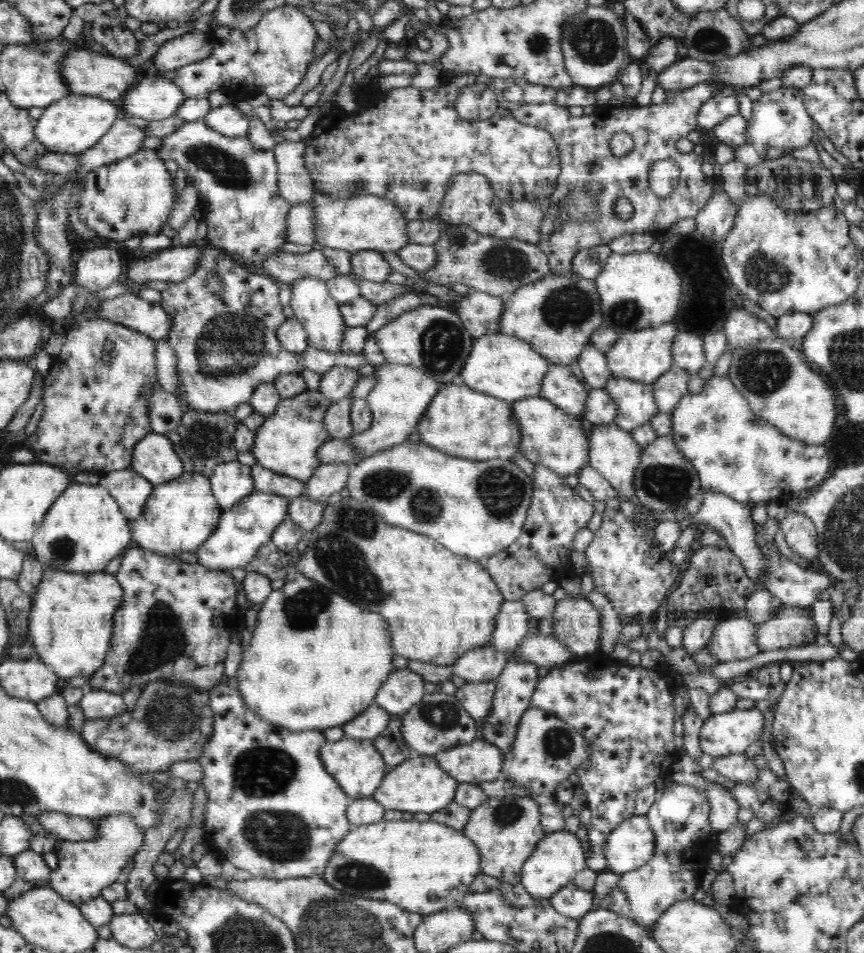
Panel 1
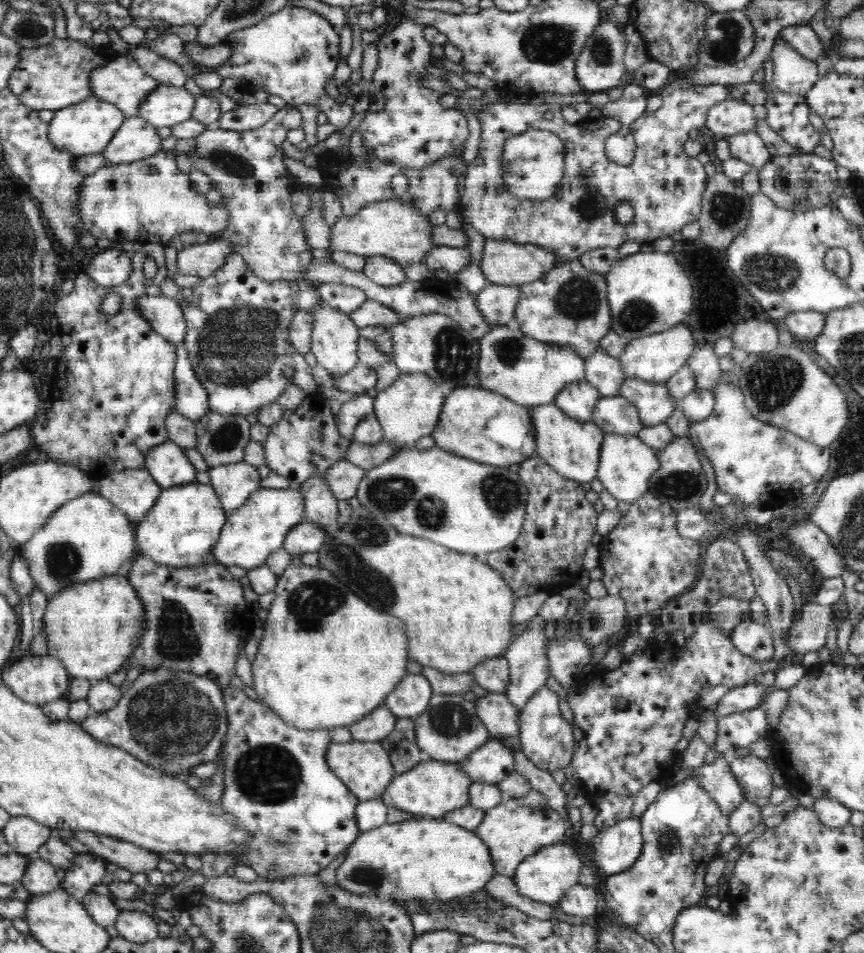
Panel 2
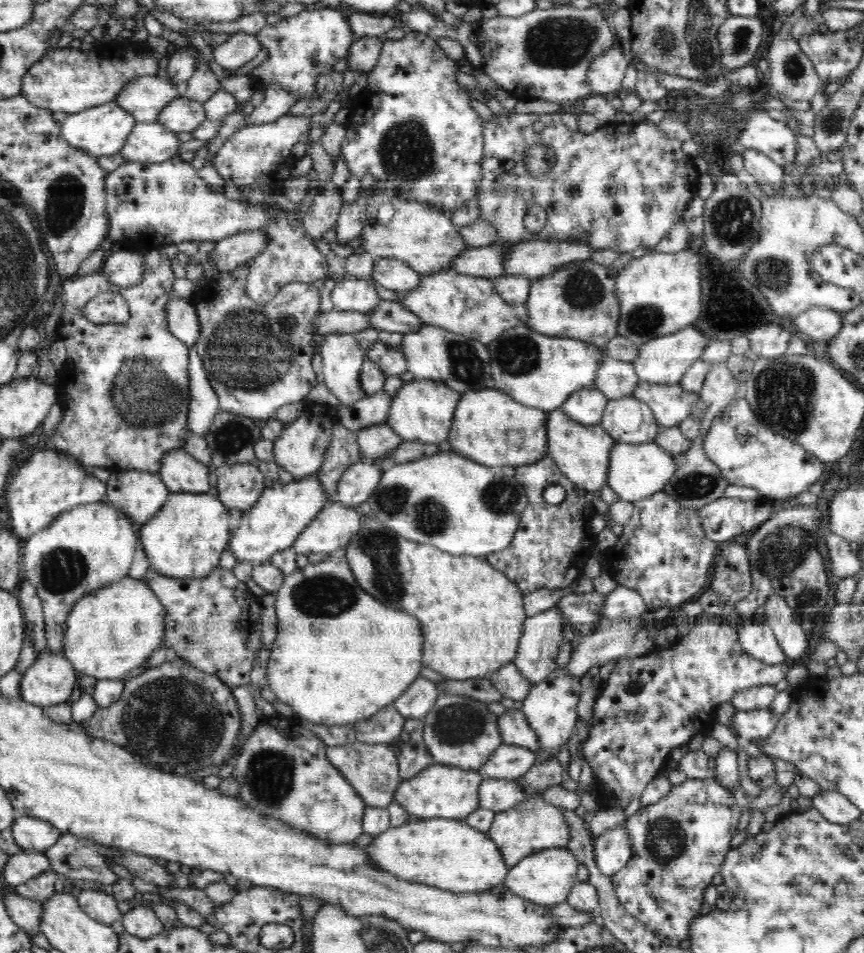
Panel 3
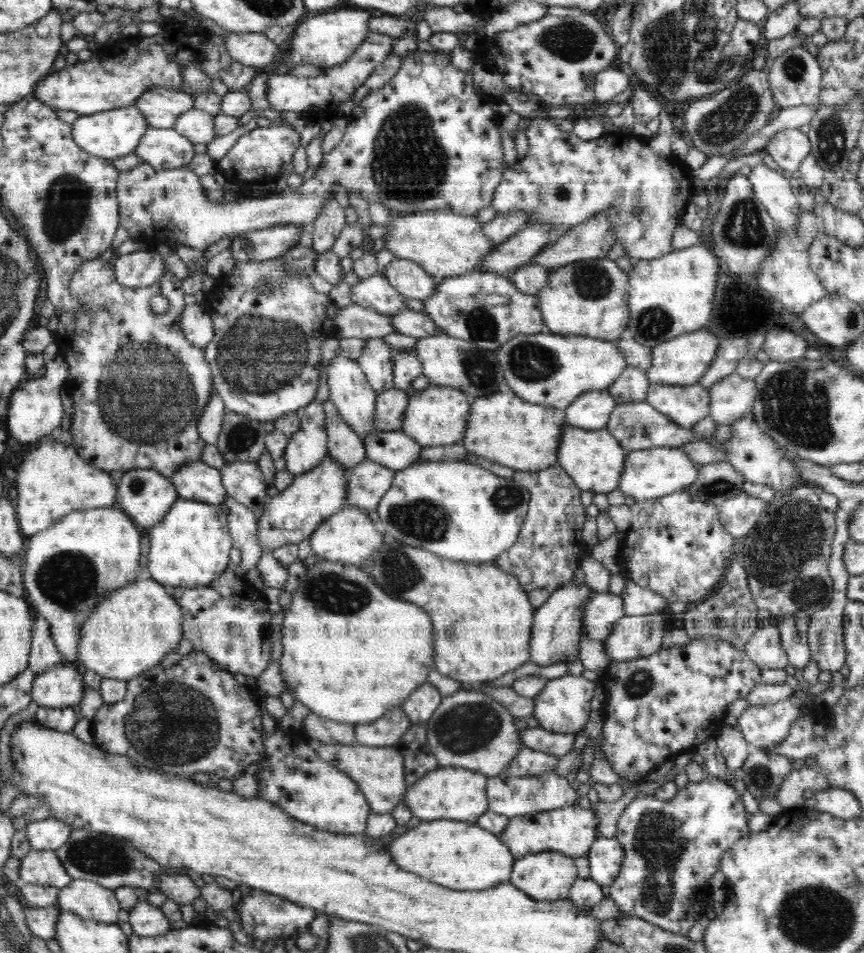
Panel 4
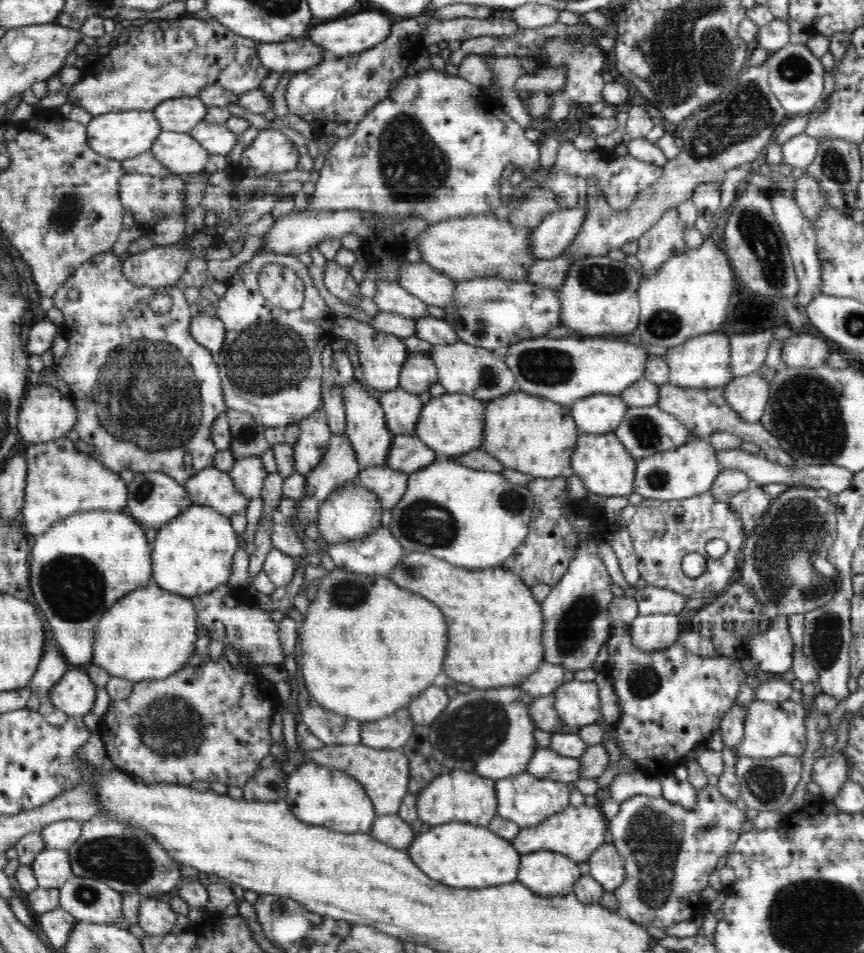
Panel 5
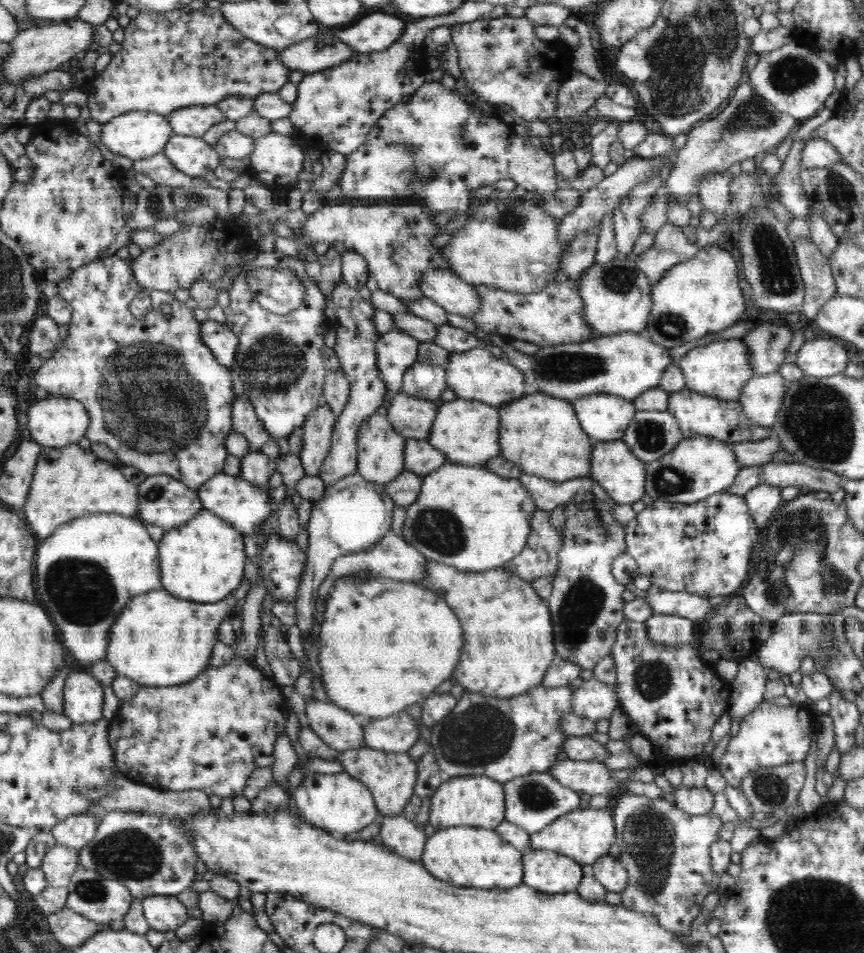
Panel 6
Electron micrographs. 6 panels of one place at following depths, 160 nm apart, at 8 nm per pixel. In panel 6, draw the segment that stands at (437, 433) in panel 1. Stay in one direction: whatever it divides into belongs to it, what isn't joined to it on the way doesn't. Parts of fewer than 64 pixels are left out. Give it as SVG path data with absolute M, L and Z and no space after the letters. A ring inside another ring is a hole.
M545 393L526 395L500 407L500 421L500 457L522 469L525 474L534 474L554 482L590 476L590 470L592 470L591 450L594 443L582 431L576 412L567 400L554 398Z

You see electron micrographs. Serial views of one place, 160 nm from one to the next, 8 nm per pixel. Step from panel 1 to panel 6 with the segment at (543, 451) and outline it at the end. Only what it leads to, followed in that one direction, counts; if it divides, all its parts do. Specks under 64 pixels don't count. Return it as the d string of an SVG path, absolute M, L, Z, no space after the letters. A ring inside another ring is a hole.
M621 440L600 441L592 451L590 477L618 504L633 504L645 494L646 464L642 463Z

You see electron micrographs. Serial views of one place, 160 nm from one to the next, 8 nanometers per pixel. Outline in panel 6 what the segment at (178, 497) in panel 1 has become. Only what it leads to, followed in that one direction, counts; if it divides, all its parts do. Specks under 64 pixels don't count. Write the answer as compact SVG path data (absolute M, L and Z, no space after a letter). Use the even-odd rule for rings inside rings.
M202 509L180 527L168 529L158 542L160 586L174 596L197 603L218 603L244 578L244 538L228 521Z

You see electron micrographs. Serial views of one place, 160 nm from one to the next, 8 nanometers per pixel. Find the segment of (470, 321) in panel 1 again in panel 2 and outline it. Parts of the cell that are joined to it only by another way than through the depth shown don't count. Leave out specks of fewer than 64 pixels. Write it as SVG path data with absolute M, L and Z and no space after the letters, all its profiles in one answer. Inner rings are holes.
M486 283L475 298L476 306L492 326L508 325L514 321L514 311L520 298L519 286Z

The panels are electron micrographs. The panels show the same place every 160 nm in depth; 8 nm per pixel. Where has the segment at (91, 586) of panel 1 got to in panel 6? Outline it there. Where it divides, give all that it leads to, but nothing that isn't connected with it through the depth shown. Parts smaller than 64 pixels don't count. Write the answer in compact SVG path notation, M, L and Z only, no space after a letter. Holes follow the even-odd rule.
M156 588L143 595L132 597L128 604L118 613L116 620L109 628L105 660L116 671L116 675L126 676L128 679L147 687L167 687L187 683L196 679L210 667L209 656L217 642L217 626L224 620L228 621L234 604L227 600L218 603L197 603L184 600L170 594L164 588Z

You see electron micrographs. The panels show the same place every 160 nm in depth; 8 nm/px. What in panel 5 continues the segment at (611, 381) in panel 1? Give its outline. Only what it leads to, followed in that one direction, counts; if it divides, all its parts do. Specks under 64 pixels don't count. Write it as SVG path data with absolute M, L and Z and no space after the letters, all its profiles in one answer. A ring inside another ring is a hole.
M666 383L659 386L660 397L658 397L657 406L664 412L676 416L684 426L689 429L691 434L699 438L707 438L712 436L714 432L728 432L738 436L743 442L752 442L761 448L762 456L771 462L778 463L784 467L794 467L798 462L792 459L780 447L778 440L772 434L766 431L766 428L759 422L747 422L738 415L724 398L724 389L722 387L710 388L684 388L676 387L673 384Z

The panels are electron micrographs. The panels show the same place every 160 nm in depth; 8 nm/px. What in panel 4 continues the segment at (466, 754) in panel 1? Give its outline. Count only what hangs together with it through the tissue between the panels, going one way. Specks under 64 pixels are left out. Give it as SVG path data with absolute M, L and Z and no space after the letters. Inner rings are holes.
M522 747L504 767L502 777L528 777L554 770L558 764L556 756L539 750Z

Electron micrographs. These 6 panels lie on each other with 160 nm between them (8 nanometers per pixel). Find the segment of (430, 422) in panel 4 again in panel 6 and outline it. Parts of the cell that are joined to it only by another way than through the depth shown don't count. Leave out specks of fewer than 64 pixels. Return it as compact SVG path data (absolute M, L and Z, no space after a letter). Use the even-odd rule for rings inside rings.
M457 397L440 407L427 442L441 450L448 462L484 469L488 460L500 456L500 423L500 408Z

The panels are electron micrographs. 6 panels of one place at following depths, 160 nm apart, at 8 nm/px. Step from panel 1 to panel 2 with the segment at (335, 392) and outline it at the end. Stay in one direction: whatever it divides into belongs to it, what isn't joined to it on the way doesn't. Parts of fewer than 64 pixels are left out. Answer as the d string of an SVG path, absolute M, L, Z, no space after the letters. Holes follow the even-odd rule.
M358 362L351 371L333 377L332 386L336 388L336 390L354 393L356 395L373 394L379 389L377 380L377 372L374 368L362 362Z

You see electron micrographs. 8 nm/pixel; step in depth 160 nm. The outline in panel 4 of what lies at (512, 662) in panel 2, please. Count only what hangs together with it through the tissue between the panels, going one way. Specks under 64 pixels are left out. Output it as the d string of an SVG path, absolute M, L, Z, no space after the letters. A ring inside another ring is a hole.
M571 584L562 586L551 592L548 600L535 609L532 621L531 637L529 642L529 661L538 666L550 666L554 663L571 663L579 657L579 642L584 636L583 632L583 610L587 598L595 593L593 588Z

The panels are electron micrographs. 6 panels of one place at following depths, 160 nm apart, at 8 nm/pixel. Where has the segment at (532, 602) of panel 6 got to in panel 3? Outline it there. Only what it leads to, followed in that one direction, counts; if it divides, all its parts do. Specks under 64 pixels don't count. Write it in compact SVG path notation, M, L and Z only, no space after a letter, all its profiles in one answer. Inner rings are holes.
M373 512L369 515L362 516L361 523L362 526L360 526L360 532L352 538L352 543L350 543L344 550L348 564L350 565L350 570L352 571L356 582L364 592L372 594L372 596L378 602L384 604L384 606L396 610L403 610L419 620L420 628L423 632L423 655L421 658L423 666L427 666L433 671L436 671L436 673L445 679L466 680L487 677L488 674L492 674L492 672L496 672L498 668L502 668L502 665L513 662L513 658L516 656L523 624L527 617L523 607L523 598L525 597L525 594L520 592L520 589L516 584L514 584L503 572L496 570L482 557L472 555L450 556L450 554L446 554L446 552L440 552L440 550L434 548L434 546L411 542L410 540L403 538L400 534L392 531L390 528L387 528L384 524L381 524L380 519L378 519Z

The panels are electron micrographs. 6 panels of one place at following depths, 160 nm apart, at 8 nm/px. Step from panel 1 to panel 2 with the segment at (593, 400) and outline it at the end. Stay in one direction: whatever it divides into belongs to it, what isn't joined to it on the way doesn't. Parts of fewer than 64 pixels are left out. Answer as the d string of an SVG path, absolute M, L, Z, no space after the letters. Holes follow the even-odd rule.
M622 396L600 397L596 402L591 422L605 434L637 436L644 428L638 417L638 410Z

